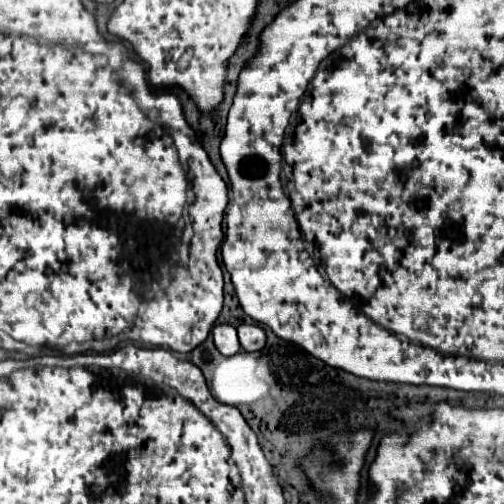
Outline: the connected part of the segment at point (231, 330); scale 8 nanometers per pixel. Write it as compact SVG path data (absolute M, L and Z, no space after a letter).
M216 324L214 330L214 344L224 356L234 356L240 352L240 342L236 336L236 328L232 324Z

